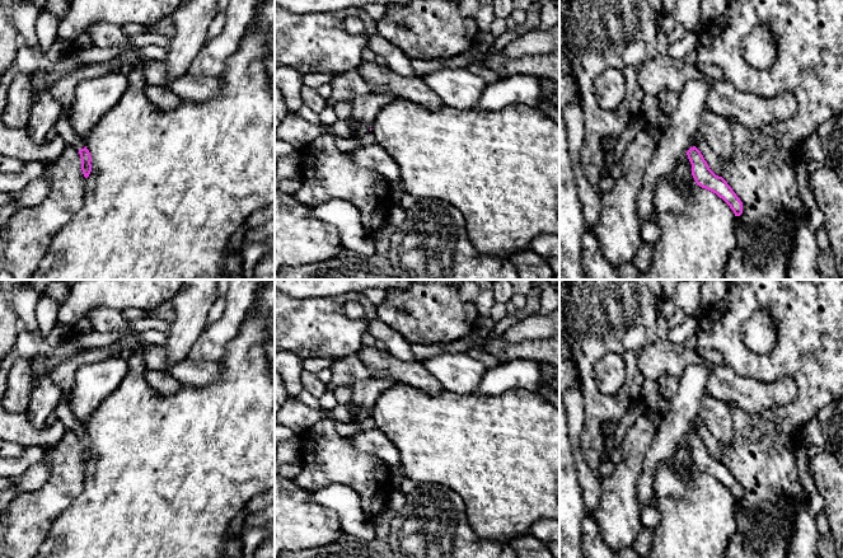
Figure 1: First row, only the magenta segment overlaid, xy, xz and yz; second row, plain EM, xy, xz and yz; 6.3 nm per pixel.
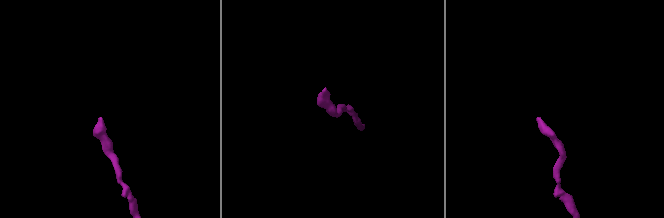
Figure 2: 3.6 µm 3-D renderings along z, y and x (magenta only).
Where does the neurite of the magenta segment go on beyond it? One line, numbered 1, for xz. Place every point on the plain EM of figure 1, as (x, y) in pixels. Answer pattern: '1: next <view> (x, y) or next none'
1: next none

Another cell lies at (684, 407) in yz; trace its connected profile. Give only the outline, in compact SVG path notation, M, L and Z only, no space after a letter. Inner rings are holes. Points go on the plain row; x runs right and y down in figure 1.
M707 364L690 365L679 376L679 388L659 423L654 441L646 454L638 482L638 503L651 505L655 498L655 475L659 466L675 459L680 442L698 421L702 402L708 395L711 369Z

